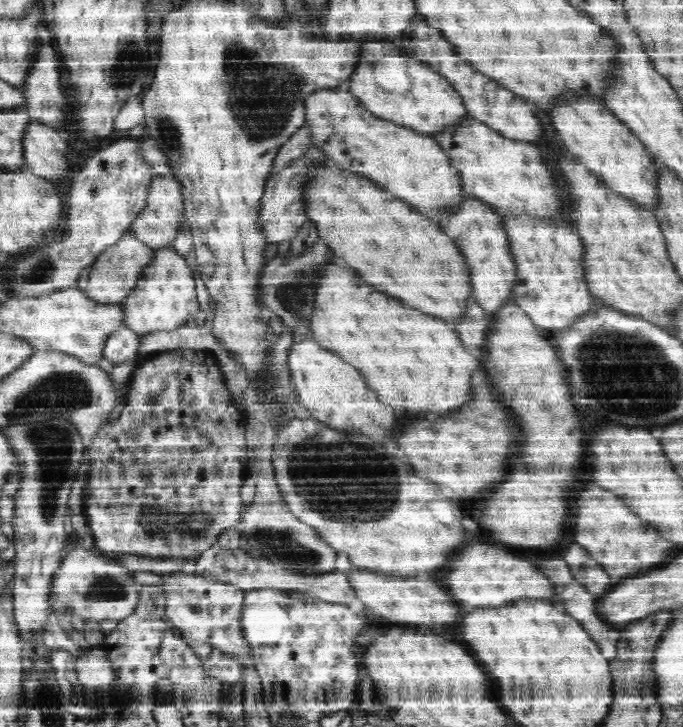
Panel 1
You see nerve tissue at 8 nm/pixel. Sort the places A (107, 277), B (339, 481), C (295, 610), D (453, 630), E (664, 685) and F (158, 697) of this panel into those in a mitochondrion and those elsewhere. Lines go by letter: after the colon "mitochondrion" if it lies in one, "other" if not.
A: other
B: mitochondrion
C: other
D: other
E: other
F: other

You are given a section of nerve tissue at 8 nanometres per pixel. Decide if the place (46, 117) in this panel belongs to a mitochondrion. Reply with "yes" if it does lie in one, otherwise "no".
no

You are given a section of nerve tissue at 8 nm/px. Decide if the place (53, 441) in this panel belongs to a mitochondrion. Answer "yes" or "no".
yes

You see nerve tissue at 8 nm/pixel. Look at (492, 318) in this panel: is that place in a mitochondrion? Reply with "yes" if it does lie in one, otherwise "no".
no

